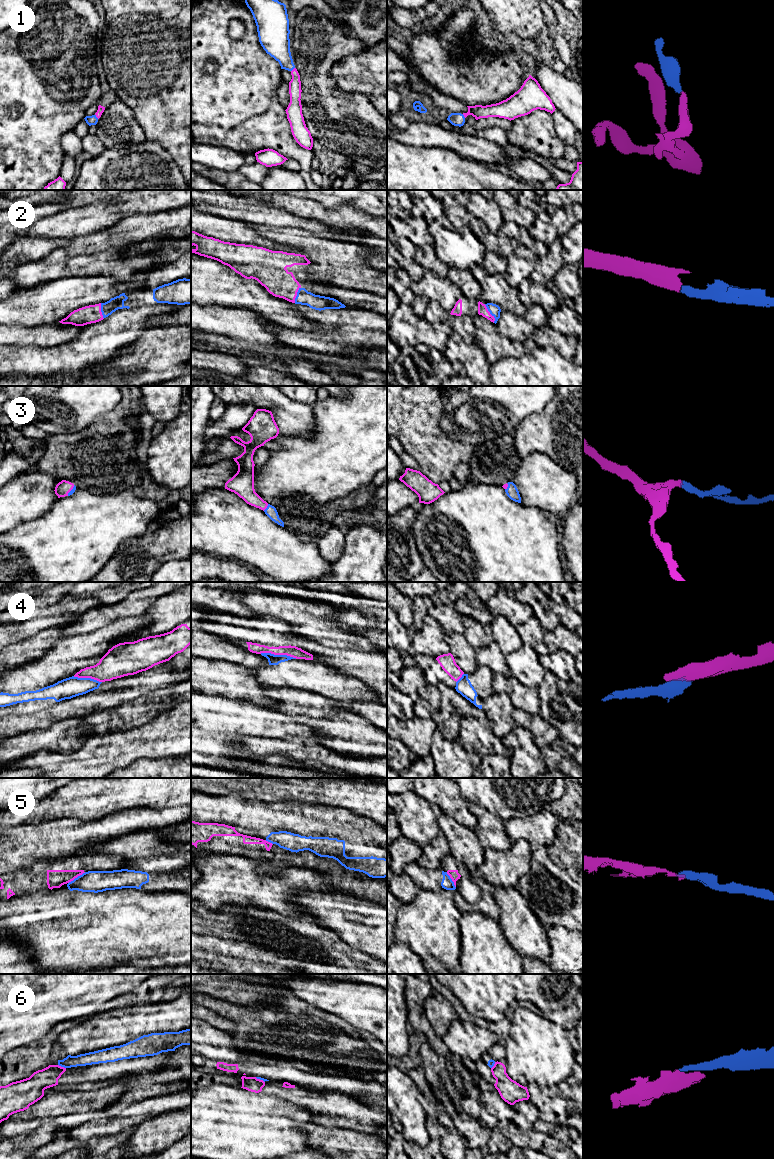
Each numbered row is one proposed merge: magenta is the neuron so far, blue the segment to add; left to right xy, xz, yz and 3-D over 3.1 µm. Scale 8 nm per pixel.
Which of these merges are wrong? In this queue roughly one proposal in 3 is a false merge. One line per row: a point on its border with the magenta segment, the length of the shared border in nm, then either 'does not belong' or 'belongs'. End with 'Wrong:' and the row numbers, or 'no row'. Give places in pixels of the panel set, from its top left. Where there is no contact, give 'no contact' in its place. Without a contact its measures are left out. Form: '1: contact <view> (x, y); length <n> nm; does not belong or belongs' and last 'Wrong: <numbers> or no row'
1: contact xy (96, 116); length 50 nm; belongs
2: contact yz (489, 313); length 170 nm; belongs
3: contact xz (266, 507); length 70 nm; belongs
4: contact xz (278, 654); length 300 nm; does not belong
5: contact xy (76, 877); length 170 nm; does not belong
6: contact xy (62, 1067); length 70 nm; does not belong
Wrong: 4, 5, 6

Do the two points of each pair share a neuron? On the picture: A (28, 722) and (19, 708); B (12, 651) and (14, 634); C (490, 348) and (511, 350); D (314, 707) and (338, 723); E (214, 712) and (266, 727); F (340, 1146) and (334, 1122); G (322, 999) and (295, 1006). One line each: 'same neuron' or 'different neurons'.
A: different neurons
B: different neurons
C: same neuron
D: same neuron
E: same neuron
F: different neurons
G: different neurons

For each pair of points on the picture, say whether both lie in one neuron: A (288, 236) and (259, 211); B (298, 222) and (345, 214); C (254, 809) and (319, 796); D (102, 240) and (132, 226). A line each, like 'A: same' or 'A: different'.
A: different
B: different
C: different
D: same

